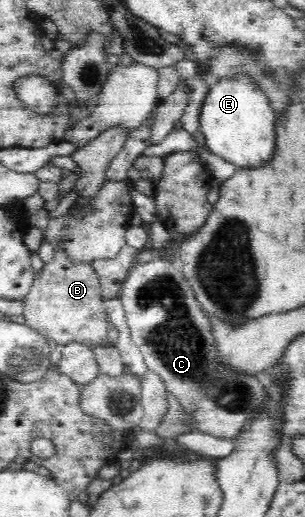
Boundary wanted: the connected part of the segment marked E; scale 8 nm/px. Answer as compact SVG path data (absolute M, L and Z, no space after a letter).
M249 74L219 77L206 95L199 119L208 149L237 167L254 168L266 164L274 154L277 113Z

